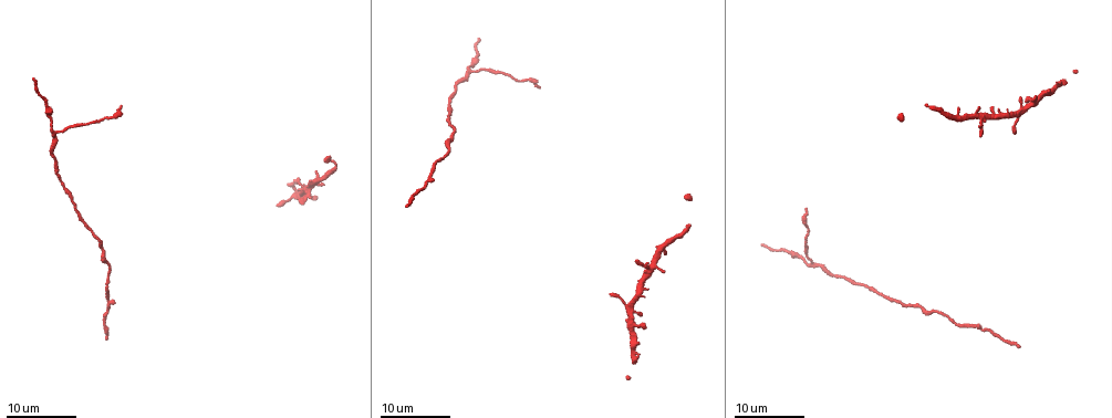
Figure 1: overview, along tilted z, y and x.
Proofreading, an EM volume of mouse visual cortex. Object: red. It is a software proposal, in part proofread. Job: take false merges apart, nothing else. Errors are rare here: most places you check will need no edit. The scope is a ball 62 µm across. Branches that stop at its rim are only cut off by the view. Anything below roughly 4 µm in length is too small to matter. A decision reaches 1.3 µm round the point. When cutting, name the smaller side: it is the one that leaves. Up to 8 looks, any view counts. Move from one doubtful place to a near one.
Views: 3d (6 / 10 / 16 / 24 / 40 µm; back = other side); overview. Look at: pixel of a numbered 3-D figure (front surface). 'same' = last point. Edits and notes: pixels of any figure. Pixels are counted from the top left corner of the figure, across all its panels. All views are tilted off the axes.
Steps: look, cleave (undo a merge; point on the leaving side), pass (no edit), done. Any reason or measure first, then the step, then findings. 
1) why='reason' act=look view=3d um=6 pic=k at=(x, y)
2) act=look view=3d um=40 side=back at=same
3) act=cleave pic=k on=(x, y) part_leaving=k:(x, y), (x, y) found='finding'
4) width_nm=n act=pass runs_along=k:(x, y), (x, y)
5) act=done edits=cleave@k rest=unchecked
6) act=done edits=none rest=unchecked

why='sudden change in width' act=look view=3d um=16 pic=1 at=(501, 71)

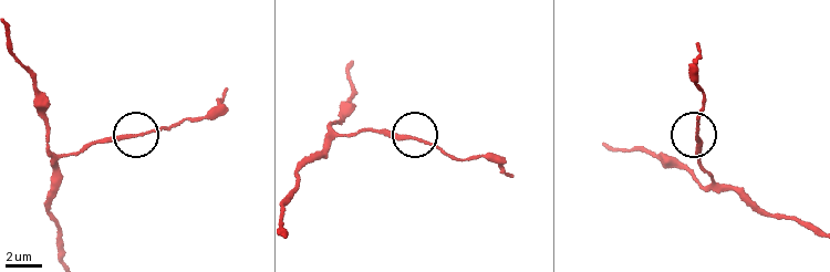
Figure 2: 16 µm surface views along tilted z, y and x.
act=look view=3d um=6 pic=2 at=(696, 134)

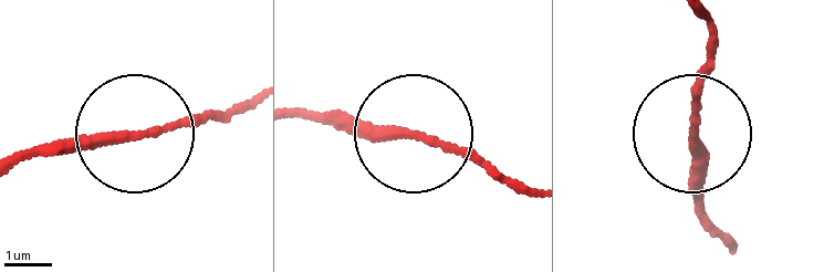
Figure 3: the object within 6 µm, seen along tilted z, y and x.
act=pass runs_along=3:(298, 116), (458, 145), (528, 188) found='all the same cell'

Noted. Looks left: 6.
why='thin arm on a thick one' act=look view=3d um=16 pic=1 at=(812, 263)

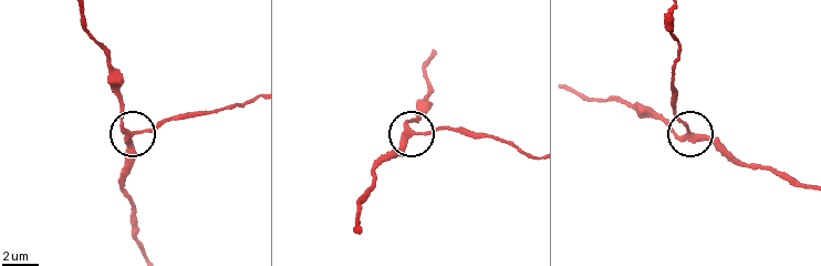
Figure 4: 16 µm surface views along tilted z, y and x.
act=look view=3d um=10 pic=4 at=(688, 132)

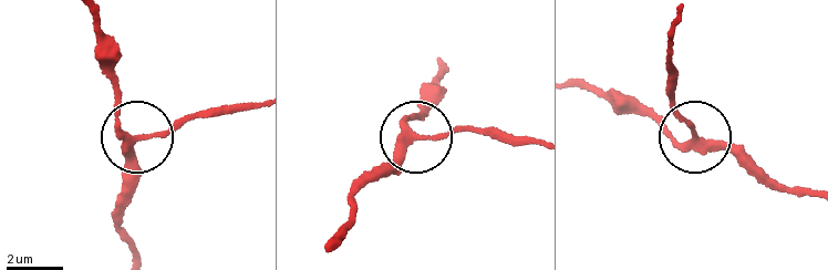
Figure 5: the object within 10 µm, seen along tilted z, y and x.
width_nm=240 act=pass runs_along=5:(335, 237), (358, 180), (401, 154), (407, 121), (425, 103) found='all the same cell'

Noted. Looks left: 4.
act=look view=3d um=24 pic=1 at=(980, 324)

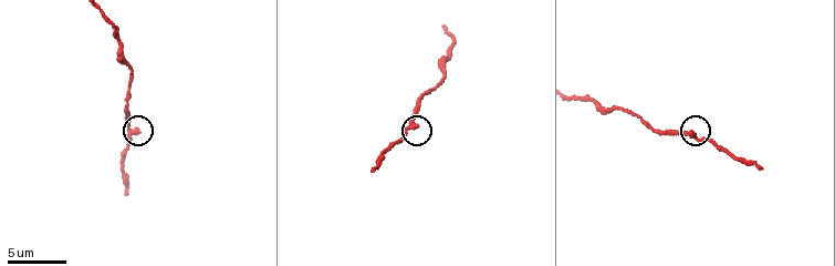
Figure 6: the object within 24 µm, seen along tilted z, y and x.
act=look view=3d um=6 pic=6 at=(416, 124)

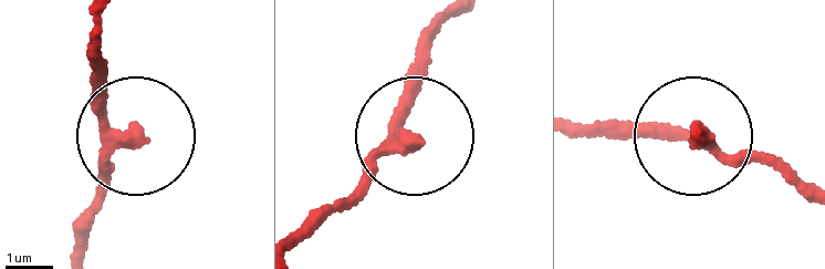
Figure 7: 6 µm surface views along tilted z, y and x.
side_arm_um=47 act=pass found='one cell here'

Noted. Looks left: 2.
why='sudden change in width' act=look view=3d um=6 pic=6 at=(111, 23)

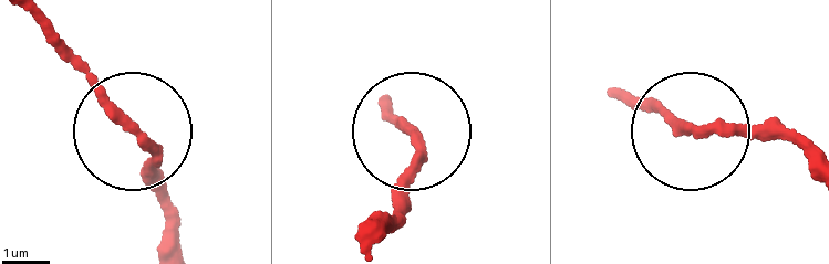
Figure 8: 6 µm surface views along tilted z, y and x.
act=look view=3d um=6 side=back pic=8 at=(139, 136)

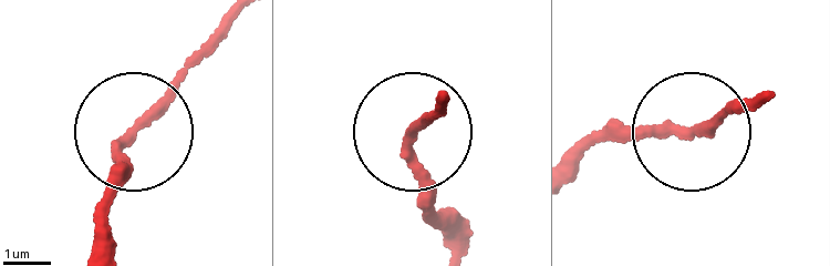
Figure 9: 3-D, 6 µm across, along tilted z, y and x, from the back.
act=pass found='one cell here'

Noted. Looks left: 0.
act=done edits=none rest=unchecked

